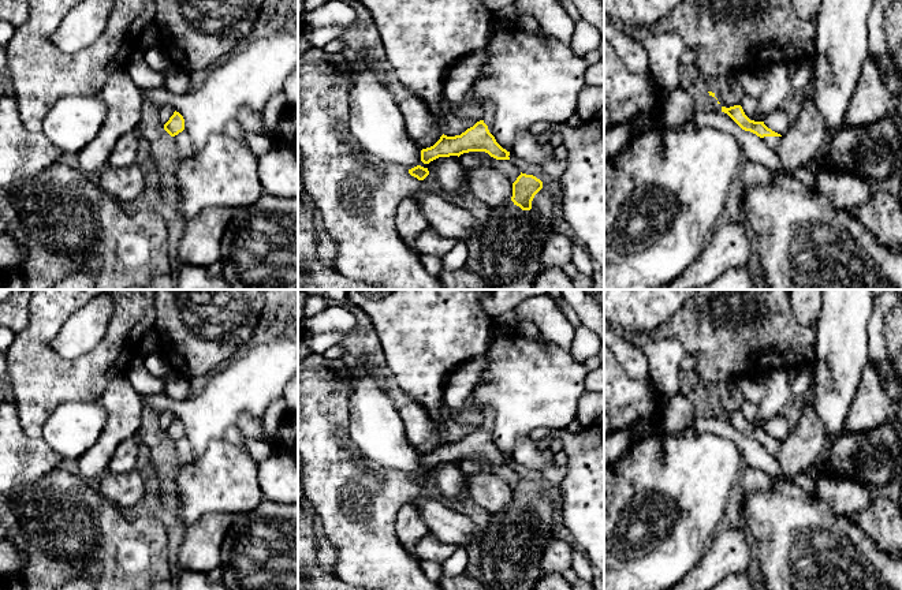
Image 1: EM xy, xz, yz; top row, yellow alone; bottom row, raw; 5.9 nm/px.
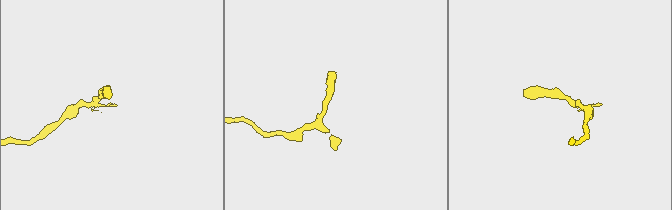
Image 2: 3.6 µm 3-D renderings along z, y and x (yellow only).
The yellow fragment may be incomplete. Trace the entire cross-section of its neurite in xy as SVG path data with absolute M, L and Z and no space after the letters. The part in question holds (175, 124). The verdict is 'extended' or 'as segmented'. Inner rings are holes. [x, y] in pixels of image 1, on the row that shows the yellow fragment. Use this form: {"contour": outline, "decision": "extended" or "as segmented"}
{"contour": "M174 112L169 120L164 124L164 130L171 135L175 137L184 130L184 119L179 112Z", "decision": "as segmented"}

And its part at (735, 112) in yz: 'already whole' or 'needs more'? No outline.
needs more

